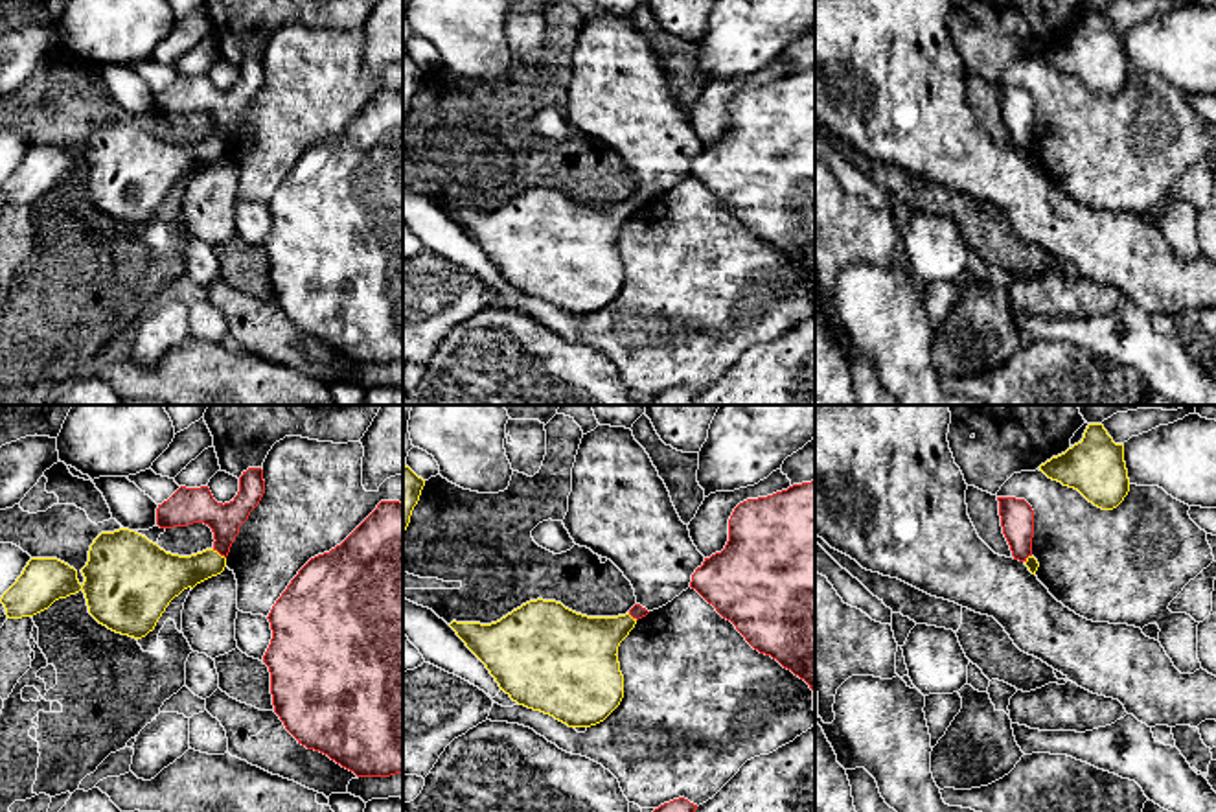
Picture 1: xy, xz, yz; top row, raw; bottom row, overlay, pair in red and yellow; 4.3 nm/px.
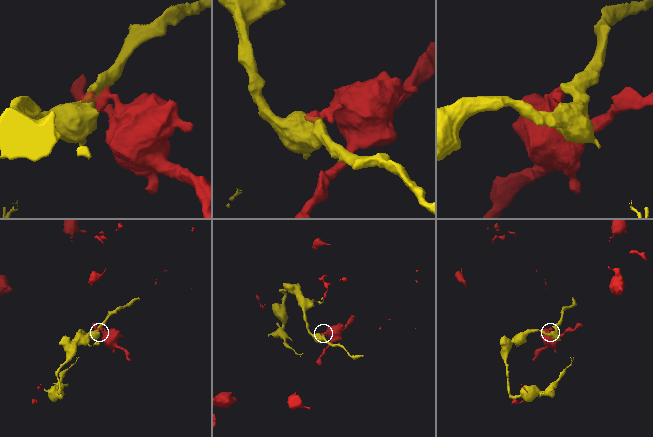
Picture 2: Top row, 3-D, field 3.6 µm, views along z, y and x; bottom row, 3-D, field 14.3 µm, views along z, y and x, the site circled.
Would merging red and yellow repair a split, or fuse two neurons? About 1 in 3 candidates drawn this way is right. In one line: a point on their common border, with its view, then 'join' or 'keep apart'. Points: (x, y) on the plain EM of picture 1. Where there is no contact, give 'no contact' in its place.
xy (219, 140) | keep apart

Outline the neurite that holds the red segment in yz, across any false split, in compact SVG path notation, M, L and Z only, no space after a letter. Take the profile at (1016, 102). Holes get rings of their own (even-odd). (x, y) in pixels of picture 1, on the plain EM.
M997 85L1003 122L1014 147L1027 149L1032 144L1034 98L1025 87Z

